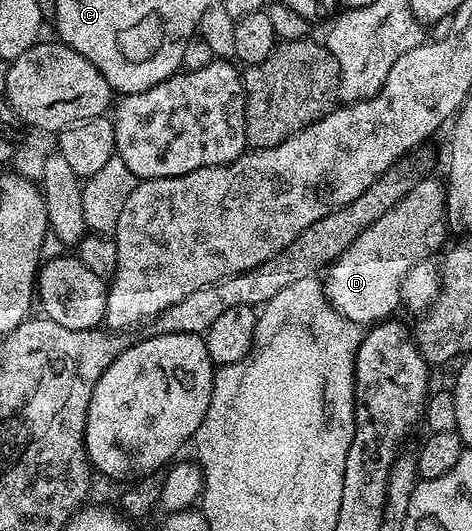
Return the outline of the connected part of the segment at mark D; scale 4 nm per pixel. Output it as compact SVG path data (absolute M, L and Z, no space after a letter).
M435 176L420 178L412 190L406 194L381 220L376 220L341 252L336 262L331 263L325 271L325 289L327 301L341 316L345 316L350 322L357 322L367 328L376 322L390 319L395 309L400 309L403 297L401 296L401 284L405 276L418 262L424 261L443 242L443 237L449 234L449 227L445 221L447 217L447 191L444 183L435 179Z

